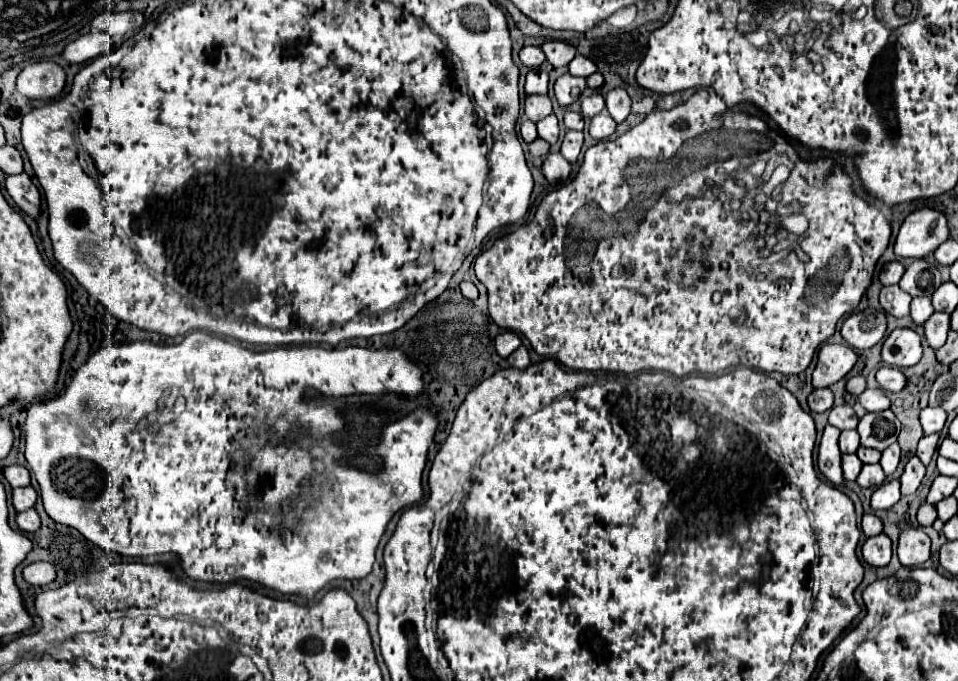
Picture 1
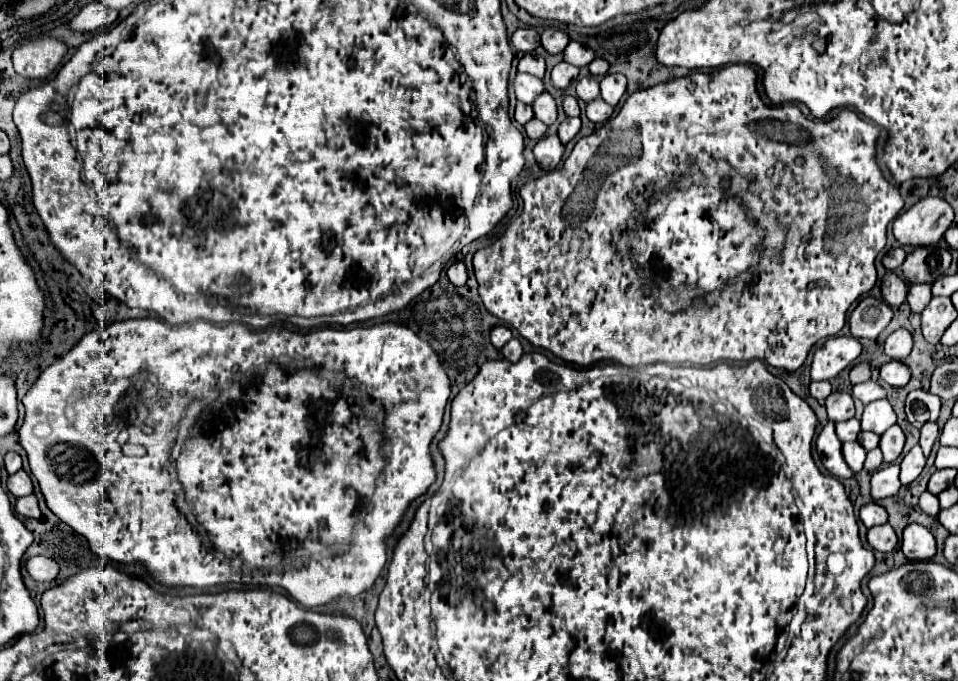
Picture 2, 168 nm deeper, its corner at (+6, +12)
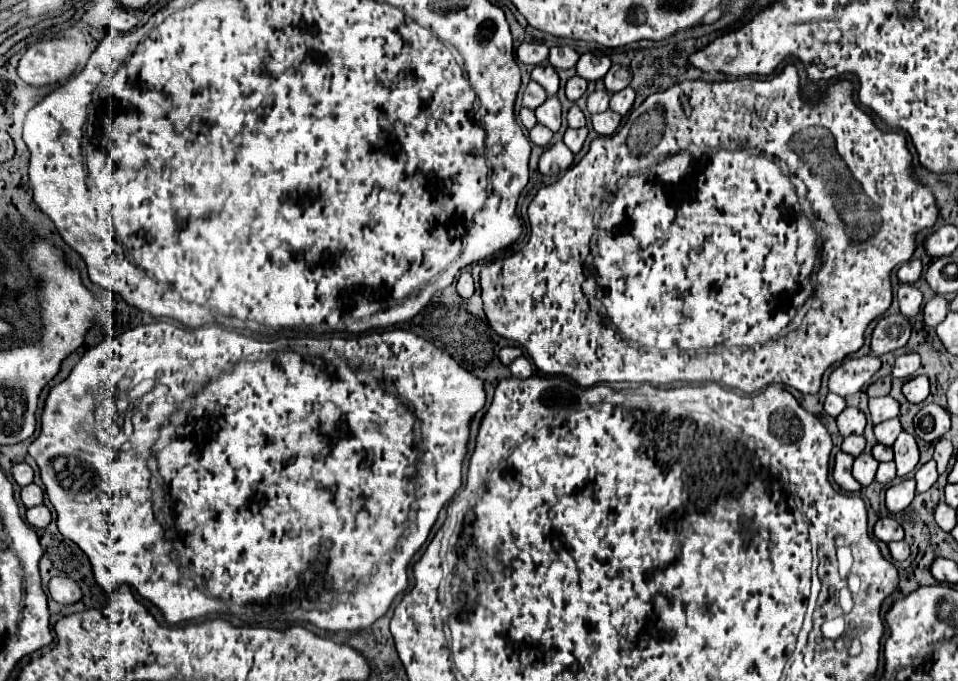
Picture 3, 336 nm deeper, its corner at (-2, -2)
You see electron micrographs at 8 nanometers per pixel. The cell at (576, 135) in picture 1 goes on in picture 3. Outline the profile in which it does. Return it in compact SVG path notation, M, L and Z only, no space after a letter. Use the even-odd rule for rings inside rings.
M567 129L565 131L565 137L563 137L563 143L573 151L573 153L579 153L583 143L587 139L587 129Z

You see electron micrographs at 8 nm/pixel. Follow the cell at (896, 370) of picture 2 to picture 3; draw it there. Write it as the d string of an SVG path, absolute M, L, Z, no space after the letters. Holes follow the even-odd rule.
M913 377L909 381L905 381L903 385L903 395L911 401L911 403L921 403L927 399L929 395L929 379L927 377Z

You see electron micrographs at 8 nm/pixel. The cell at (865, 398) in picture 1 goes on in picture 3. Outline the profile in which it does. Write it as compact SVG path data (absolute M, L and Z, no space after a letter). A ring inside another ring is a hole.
M877 397L877 399L869 399L869 413L871 413L871 421L877 425L885 419L897 417L899 415L899 403L893 397Z

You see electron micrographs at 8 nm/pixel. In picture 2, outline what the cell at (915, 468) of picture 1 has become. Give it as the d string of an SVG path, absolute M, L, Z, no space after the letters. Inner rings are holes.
M915 445L901 461L901 483L907 485L919 477L919 473L925 467L925 455L919 445Z

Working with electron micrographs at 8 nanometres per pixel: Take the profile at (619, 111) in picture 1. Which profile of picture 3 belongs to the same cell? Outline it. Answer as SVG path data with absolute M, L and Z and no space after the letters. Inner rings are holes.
M627 87L619 93L613 93L611 95L611 111L625 115L633 107L633 101L635 101L635 91L631 87Z

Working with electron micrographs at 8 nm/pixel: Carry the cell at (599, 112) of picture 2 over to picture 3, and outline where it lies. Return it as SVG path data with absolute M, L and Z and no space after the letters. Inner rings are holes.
M605 111L591 115L591 123L599 135L613 135L621 123L621 117L615 111Z

